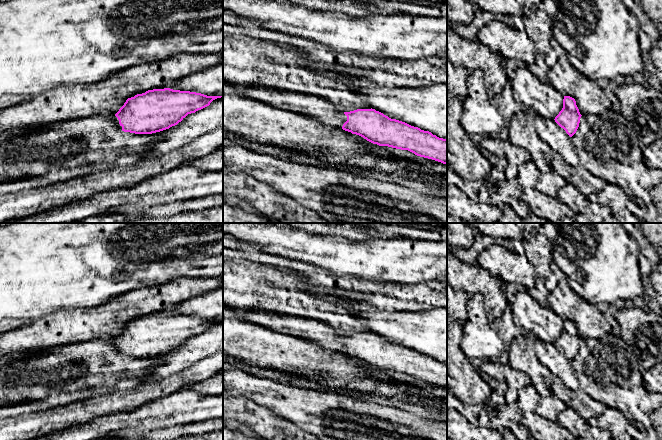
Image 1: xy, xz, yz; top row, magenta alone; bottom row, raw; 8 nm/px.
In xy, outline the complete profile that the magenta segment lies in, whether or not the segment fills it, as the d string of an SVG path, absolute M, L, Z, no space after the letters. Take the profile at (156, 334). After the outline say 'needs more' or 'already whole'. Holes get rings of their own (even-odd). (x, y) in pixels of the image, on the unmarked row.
M170 312L153 313L128 322L116 338L107 341L124 356L152 358L177 349L188 338L221 321Z | needs more

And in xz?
M263 308L246 310L242 319L273 331L310 340L325 349L359 359L373 368L408 374L417 380L447 388L447 363L391 343L375 333L342 336L319 321L266 312Z | needs more

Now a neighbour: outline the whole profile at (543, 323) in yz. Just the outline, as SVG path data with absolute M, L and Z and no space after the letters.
M528 289L515 295L511 313L515 325L528 330L534 339L555 343L563 332L564 319L550 307L541 306L531 297Z

